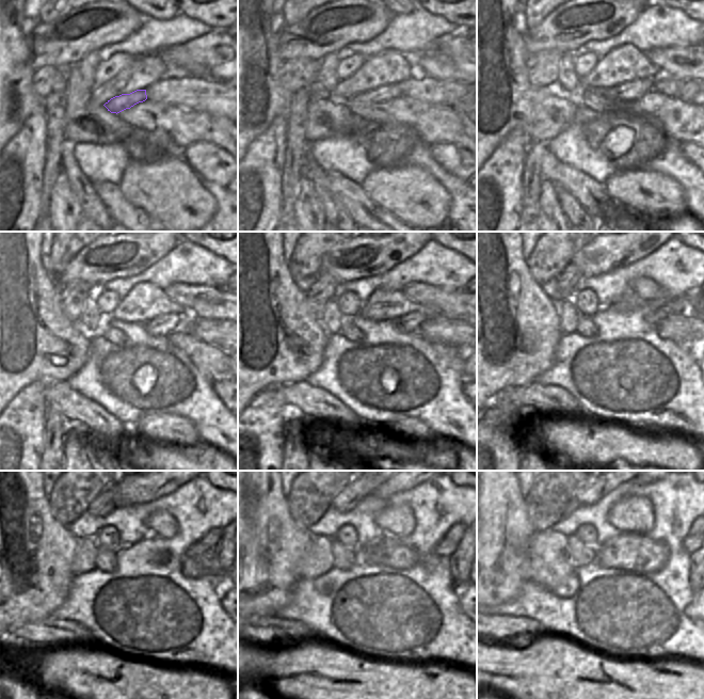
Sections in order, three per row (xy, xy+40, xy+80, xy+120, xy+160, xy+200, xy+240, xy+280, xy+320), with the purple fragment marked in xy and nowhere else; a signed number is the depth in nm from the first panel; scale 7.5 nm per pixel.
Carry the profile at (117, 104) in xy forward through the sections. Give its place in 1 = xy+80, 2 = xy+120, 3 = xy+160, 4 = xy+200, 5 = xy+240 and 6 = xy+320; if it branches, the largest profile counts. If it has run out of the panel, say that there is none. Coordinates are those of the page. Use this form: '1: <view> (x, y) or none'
1: xy+80 (632, 90)
2: xy+120 (164, 324)
3: xy+160 (408, 322)
4: xy+200 (680, 305)
5: xy+240 (197, 549)
6: xy+320 (691, 543)

